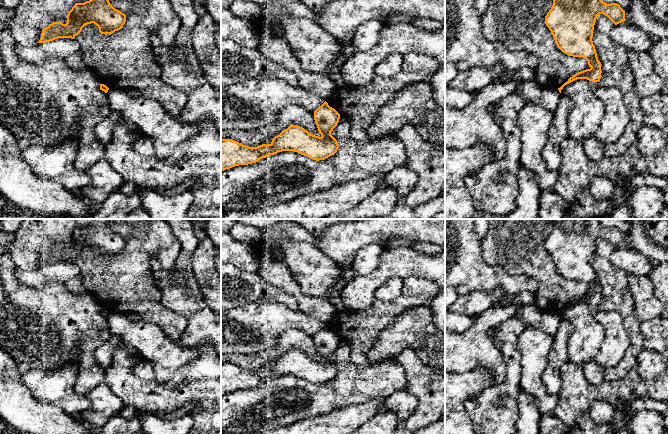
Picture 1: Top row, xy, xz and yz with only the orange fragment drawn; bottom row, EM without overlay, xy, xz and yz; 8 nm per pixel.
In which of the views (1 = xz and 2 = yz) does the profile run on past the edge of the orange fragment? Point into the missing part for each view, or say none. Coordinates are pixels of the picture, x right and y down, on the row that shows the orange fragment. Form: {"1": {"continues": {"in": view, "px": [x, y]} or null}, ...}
{"1": {"continues": null}, "2": {"continues": null}}

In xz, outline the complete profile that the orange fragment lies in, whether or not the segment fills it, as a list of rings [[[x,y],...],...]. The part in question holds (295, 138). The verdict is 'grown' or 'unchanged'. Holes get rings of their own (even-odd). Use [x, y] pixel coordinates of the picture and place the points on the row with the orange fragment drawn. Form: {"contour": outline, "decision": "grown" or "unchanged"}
{"contour": [[[325,101],[314,111],[320,137],[291,124],[268,145],[249,147],[232,139],[221,139],[221,171],[256,163],[282,151],[294,151],[316,161],[324,160],[334,155],[339,148],[337,140],[331,135],[339,119],[340,114]]], "decision": "unchanged"}

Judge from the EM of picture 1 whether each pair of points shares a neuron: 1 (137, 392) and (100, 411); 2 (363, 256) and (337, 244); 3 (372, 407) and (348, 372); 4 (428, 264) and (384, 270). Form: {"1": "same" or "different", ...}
{"1": "different", "2": "different", "3": "different", "4": "same"}

